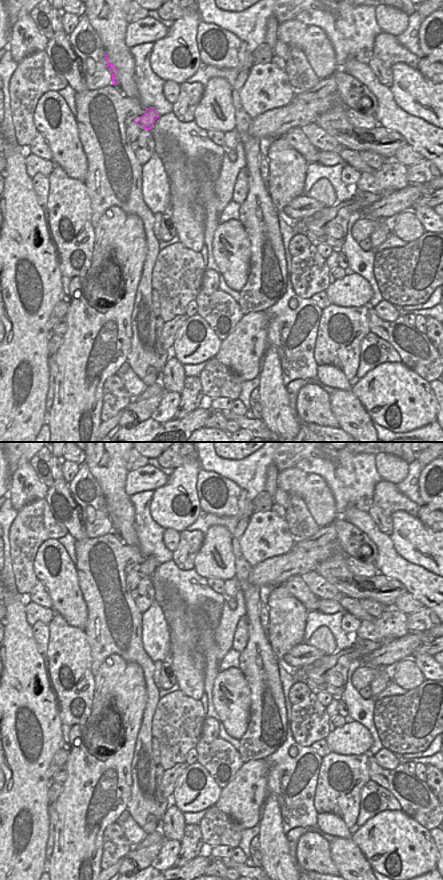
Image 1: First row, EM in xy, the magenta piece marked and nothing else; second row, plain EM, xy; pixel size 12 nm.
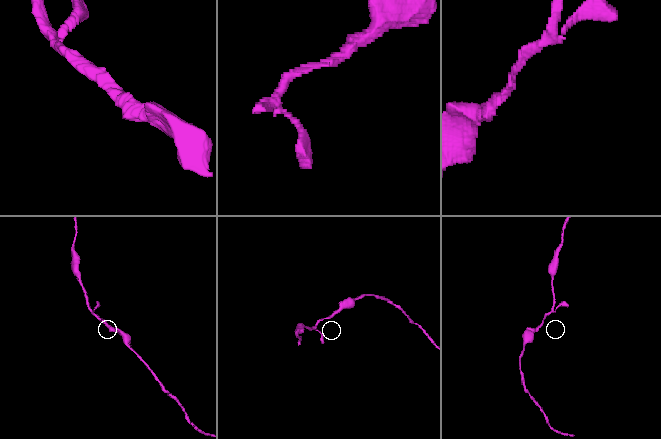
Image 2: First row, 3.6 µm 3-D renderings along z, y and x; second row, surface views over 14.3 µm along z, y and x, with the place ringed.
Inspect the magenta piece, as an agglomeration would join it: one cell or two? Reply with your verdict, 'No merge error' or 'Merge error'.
No merge error.

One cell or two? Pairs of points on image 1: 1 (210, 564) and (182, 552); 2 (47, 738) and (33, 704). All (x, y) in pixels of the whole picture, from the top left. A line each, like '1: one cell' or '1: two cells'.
1: two cells
2: one cell

